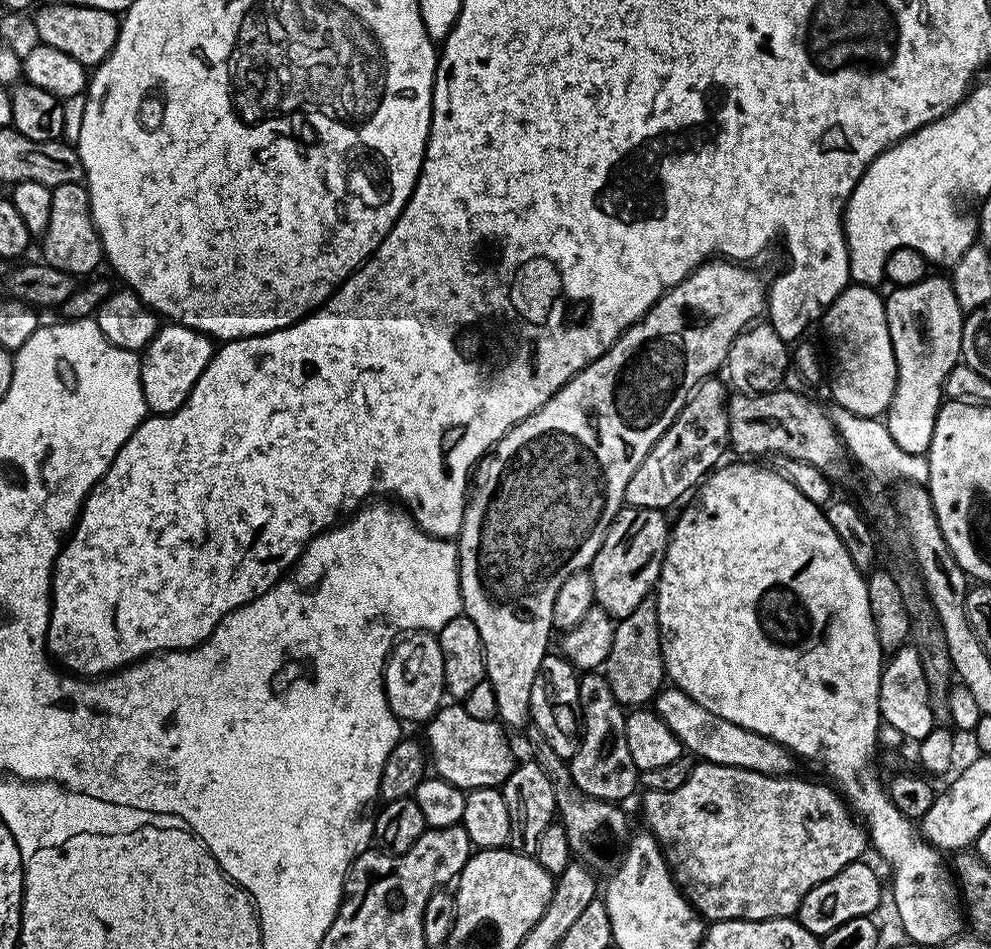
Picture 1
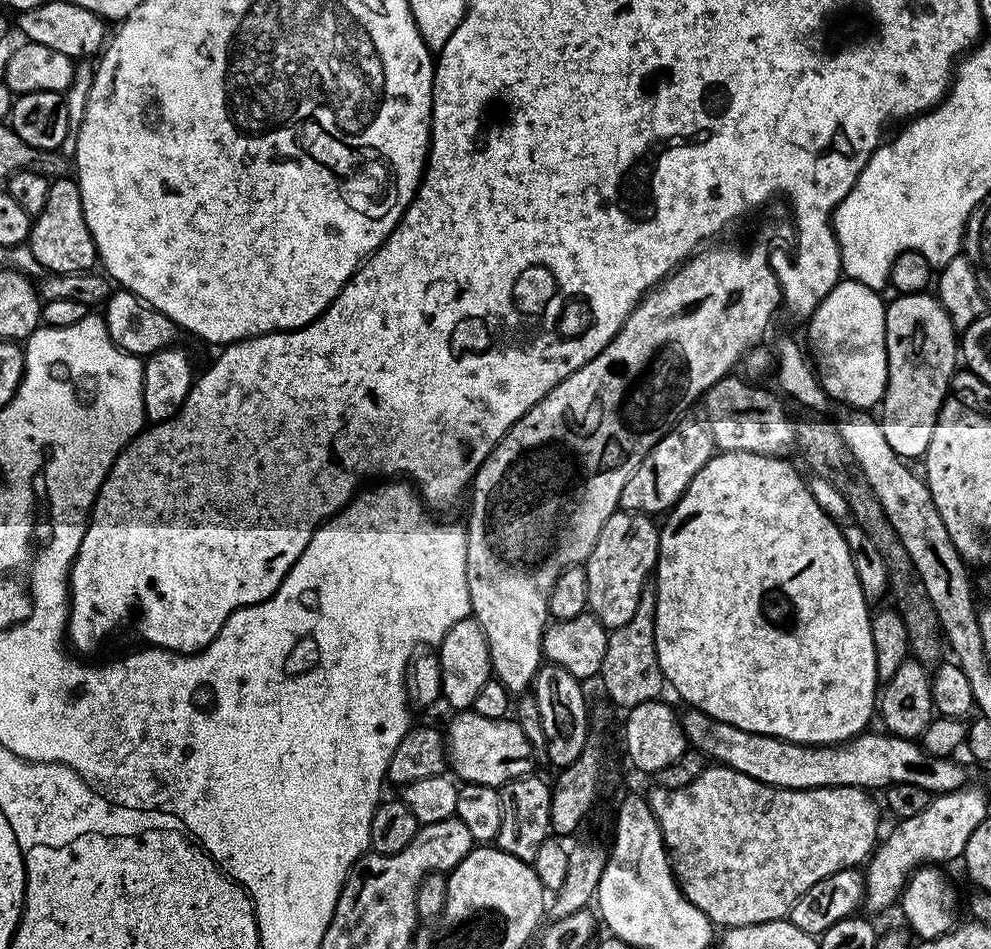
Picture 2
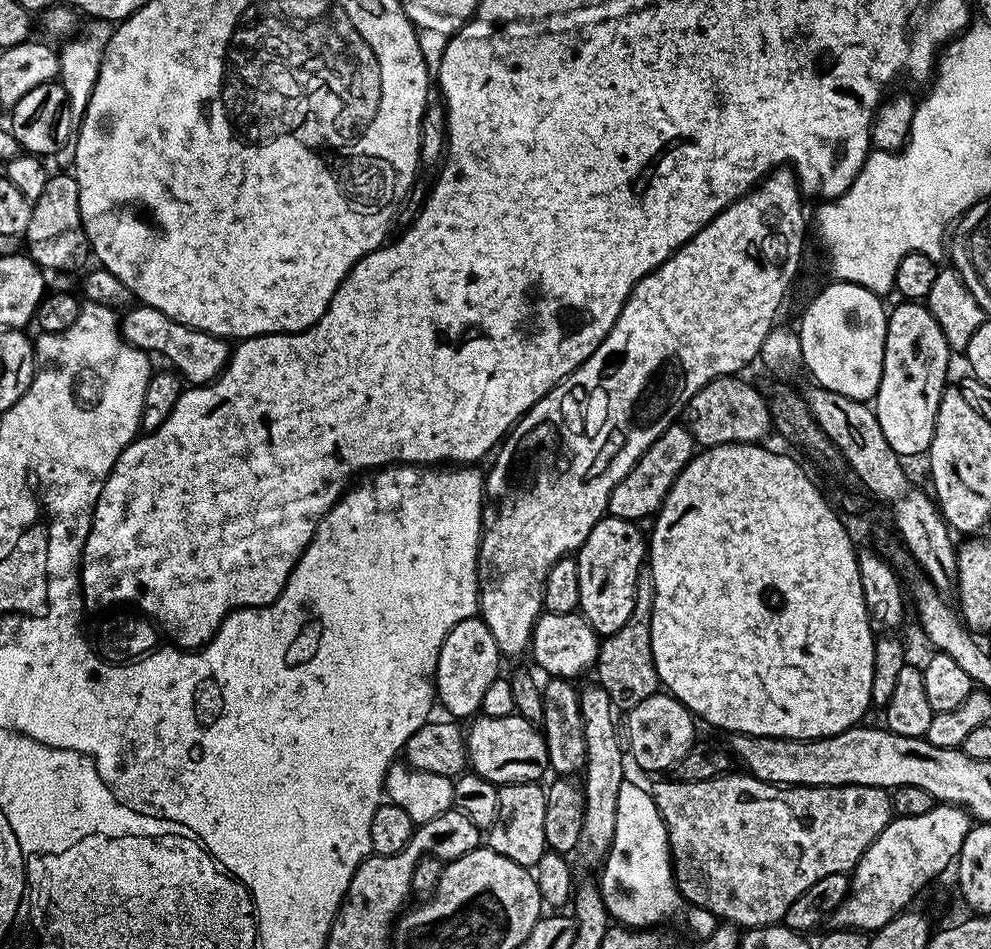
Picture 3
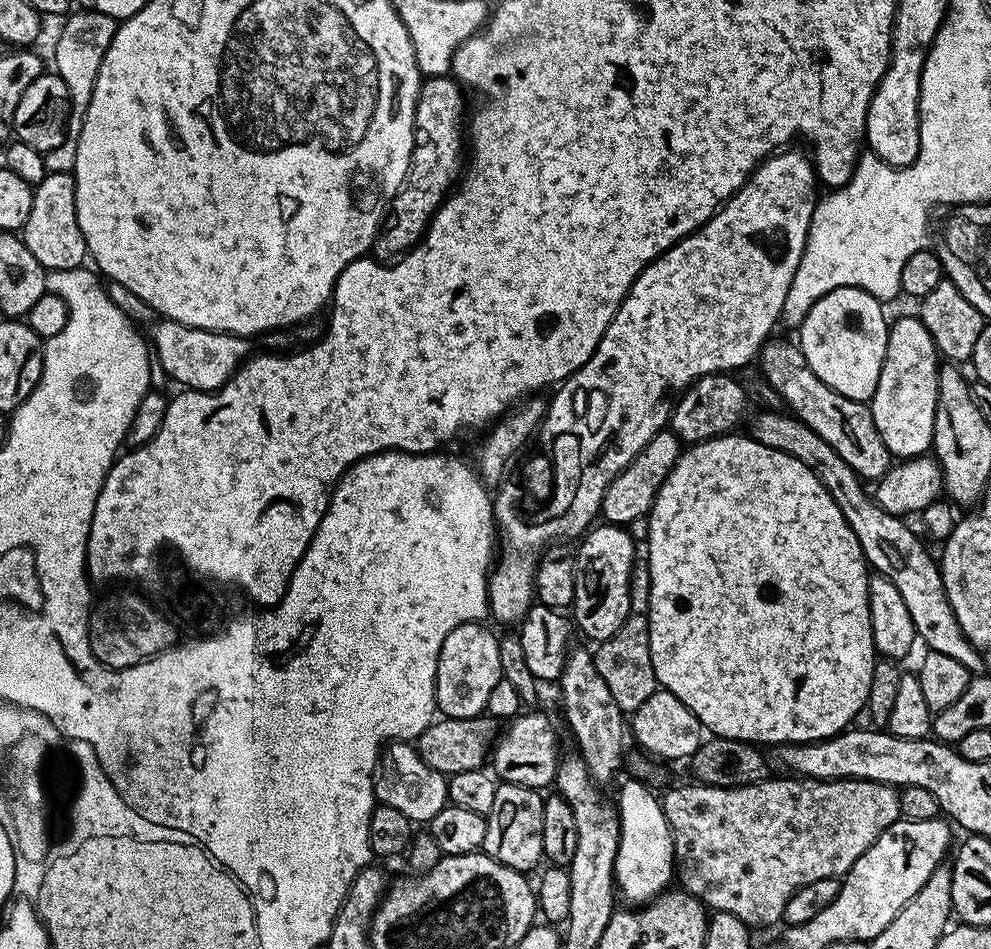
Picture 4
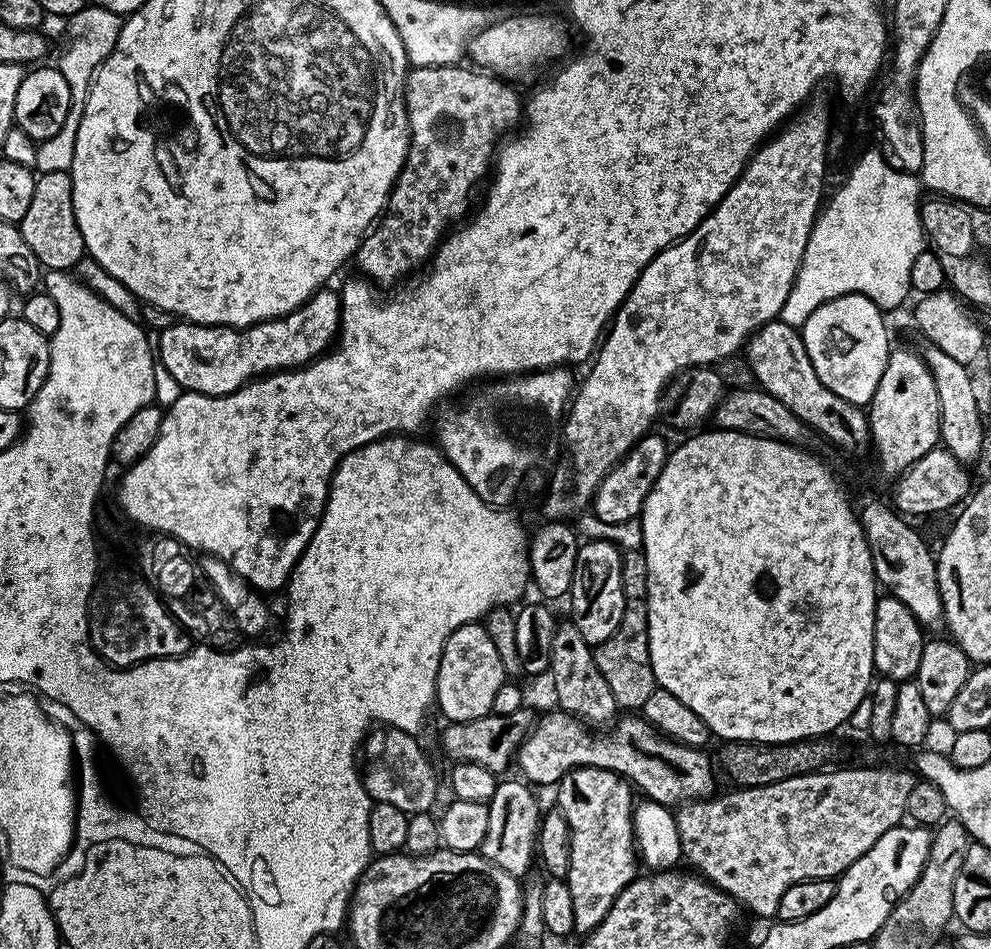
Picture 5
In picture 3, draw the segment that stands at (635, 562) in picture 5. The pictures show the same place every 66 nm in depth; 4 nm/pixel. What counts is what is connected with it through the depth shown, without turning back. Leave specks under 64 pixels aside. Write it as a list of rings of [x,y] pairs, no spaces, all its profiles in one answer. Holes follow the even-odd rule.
[[[645,566],[640,570],[640,577],[636,583],[636,601],[634,610],[630,618],[623,624],[622,630],[614,630],[614,634],[603,637],[600,641],[600,653],[594,665],[595,679],[600,687],[606,690],[606,694],[612,699],[613,705],[617,709],[627,710],[638,706],[638,702],[643,702],[650,698],[661,687],[658,678],[658,670],[654,666],[654,654],[652,653],[652,643],[650,642],[650,626],[652,625],[652,603],[654,602],[654,582],[652,581],[652,569]]]

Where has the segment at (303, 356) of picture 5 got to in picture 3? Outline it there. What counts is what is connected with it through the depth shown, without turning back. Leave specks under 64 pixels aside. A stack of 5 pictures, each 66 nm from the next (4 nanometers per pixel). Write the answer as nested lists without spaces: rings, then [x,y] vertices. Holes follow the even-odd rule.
[[[147,306],[129,307],[119,317],[119,322],[120,333],[123,334],[129,344],[149,354],[161,352],[173,364],[169,365],[189,385],[211,384],[228,364],[230,344],[225,337],[212,336],[209,332],[198,331],[197,328],[188,328],[176,320],[171,320],[156,308]]]

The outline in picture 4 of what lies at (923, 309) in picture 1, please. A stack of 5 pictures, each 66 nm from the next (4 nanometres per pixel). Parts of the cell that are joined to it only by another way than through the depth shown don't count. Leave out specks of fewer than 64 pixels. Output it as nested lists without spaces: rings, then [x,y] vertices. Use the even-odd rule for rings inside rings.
[[[911,314],[900,319],[893,319],[888,329],[884,365],[878,378],[878,386],[874,390],[870,407],[874,426],[878,426],[878,434],[882,434],[882,442],[896,458],[909,458],[925,455],[932,448],[932,431],[936,421],[936,395],[938,394],[938,353],[930,330],[920,321],[919,315]]]

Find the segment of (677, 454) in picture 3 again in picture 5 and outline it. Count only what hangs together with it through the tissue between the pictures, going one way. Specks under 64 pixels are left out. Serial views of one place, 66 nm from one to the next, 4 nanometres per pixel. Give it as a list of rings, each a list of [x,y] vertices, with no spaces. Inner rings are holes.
[[[646,434],[634,447],[625,454],[602,478],[592,495],[590,512],[593,512],[604,524],[624,524],[627,520],[635,521],[644,509],[646,498],[666,466],[670,444],[660,436]]]

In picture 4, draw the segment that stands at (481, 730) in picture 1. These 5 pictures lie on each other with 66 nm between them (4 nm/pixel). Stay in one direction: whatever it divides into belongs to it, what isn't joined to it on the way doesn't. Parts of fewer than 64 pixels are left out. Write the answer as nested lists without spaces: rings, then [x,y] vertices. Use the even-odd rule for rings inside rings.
[[[528,710],[515,717],[497,739],[490,753],[490,768],[492,764],[491,771],[497,781],[521,784],[537,790],[544,790],[547,784],[549,787],[555,781],[556,767],[562,759],[560,740],[556,737],[555,726],[542,713],[536,711],[540,710]]]

